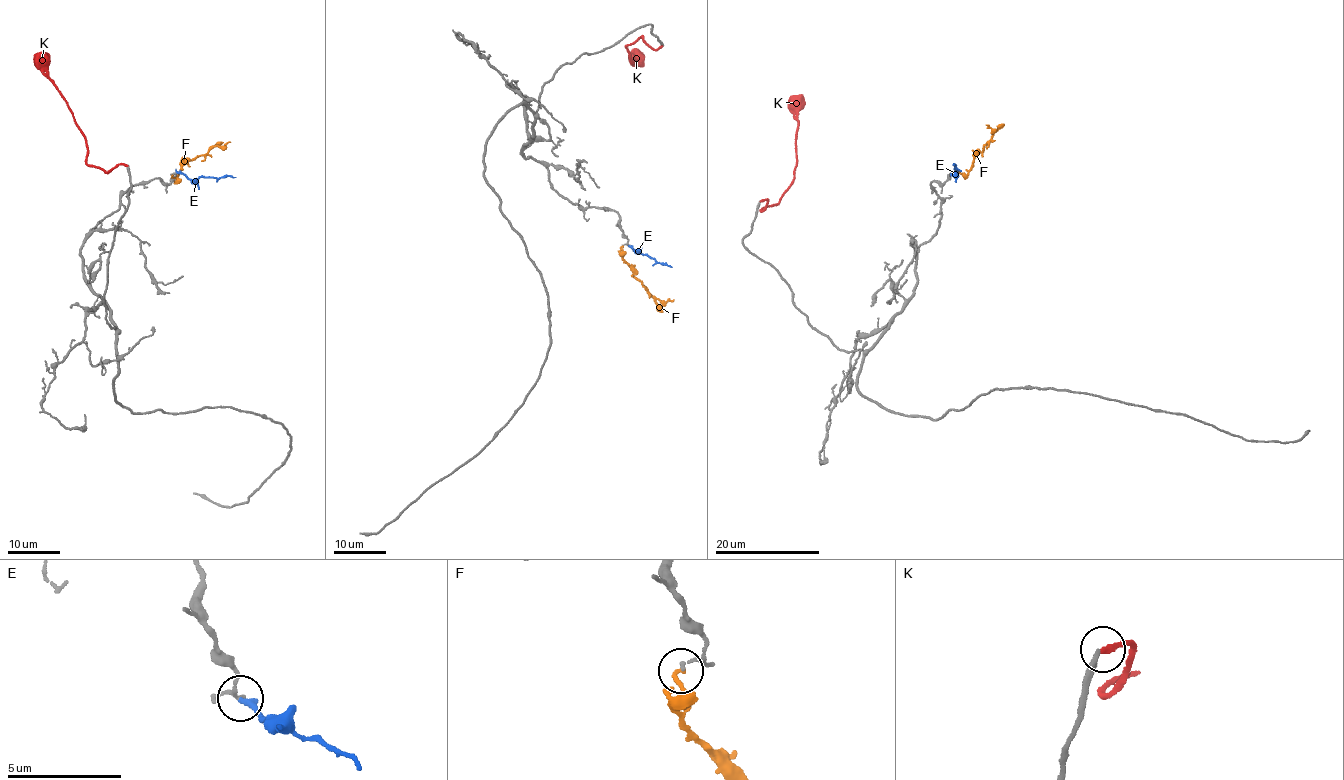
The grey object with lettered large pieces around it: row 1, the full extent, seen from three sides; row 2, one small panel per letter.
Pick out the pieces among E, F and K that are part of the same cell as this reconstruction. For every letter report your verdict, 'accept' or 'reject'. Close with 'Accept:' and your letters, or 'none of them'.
E: reject
F: reject
K: reject
Accept: none of them

